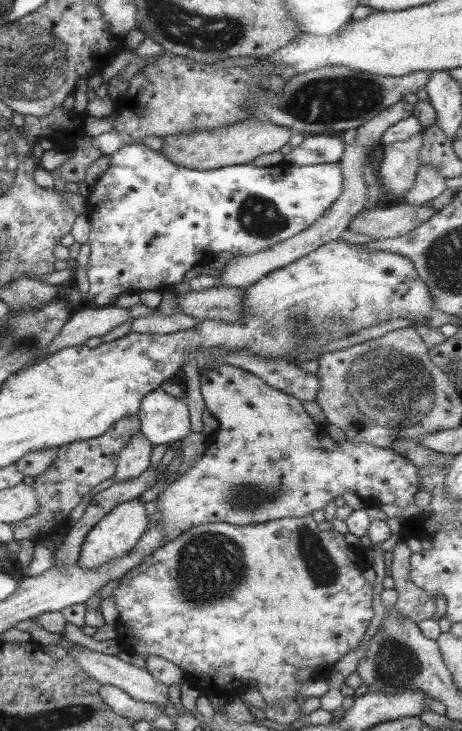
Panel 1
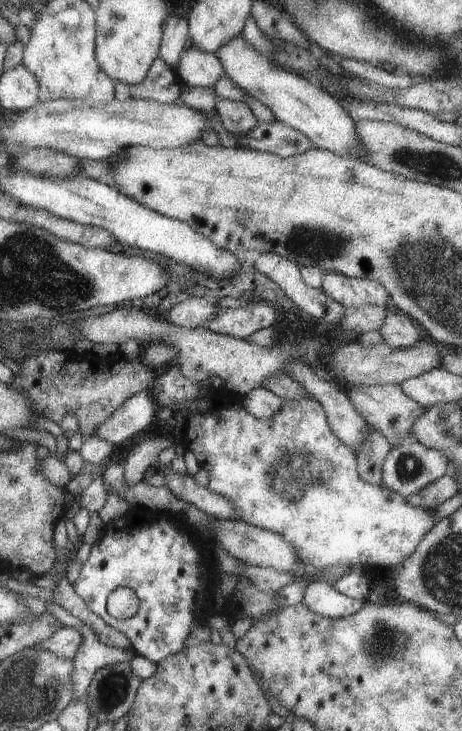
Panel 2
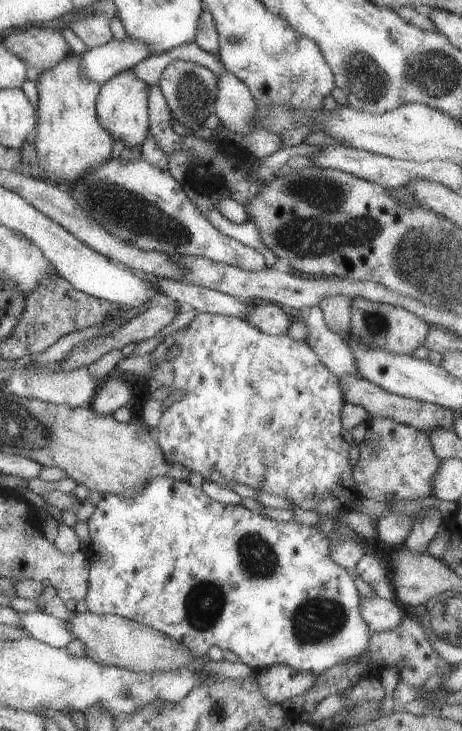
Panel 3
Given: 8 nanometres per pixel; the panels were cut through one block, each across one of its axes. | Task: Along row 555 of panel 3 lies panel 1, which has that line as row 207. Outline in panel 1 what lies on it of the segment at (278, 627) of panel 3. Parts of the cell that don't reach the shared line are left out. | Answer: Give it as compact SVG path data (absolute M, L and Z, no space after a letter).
M134 143L122 145L118 151L114 151L110 156L110 166L104 174L100 174L99 180L89 194L87 208L88 218L90 218L90 257L87 264L87 276L90 283L89 291L84 294L84 301L94 302L99 307L114 305L115 300L128 289L135 292L143 290L163 290L170 285L182 283L184 274L188 270L193 270L196 262L202 260L208 252L218 254L219 252L232 252L235 256L250 255L262 249L270 248L296 234L306 230L318 217L322 216L326 210L331 208L331 204L340 196L343 188L342 168L339 163L315 164L310 166L290 165L285 161L273 166L258 167L253 163L238 164L236 166L222 166L214 170L192 170L186 166L178 166L164 158L160 151L148 148L144 143Z

